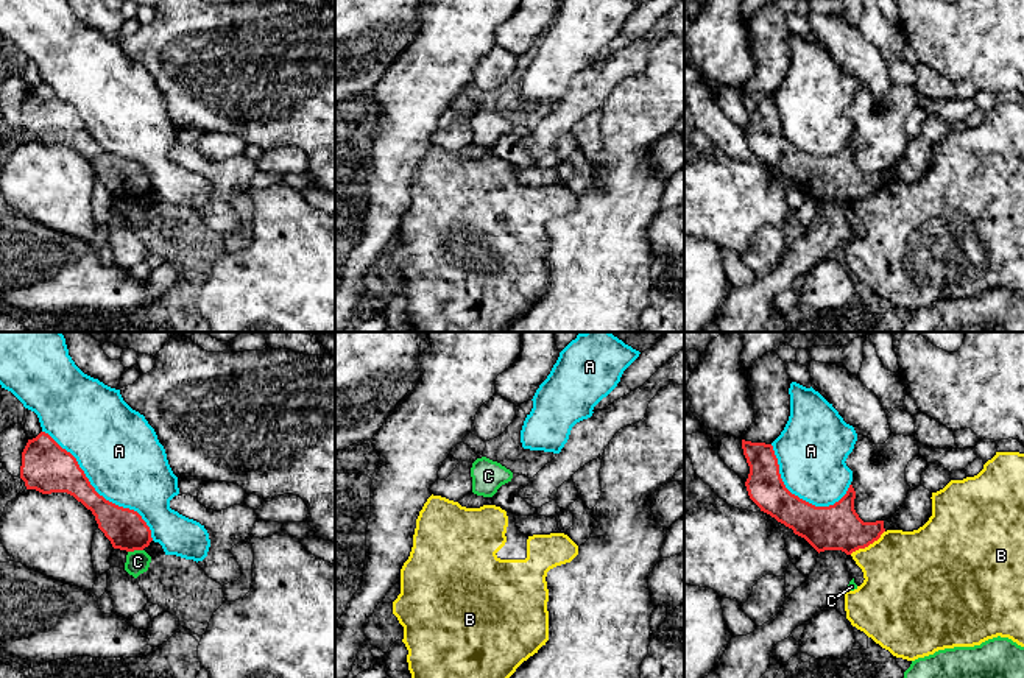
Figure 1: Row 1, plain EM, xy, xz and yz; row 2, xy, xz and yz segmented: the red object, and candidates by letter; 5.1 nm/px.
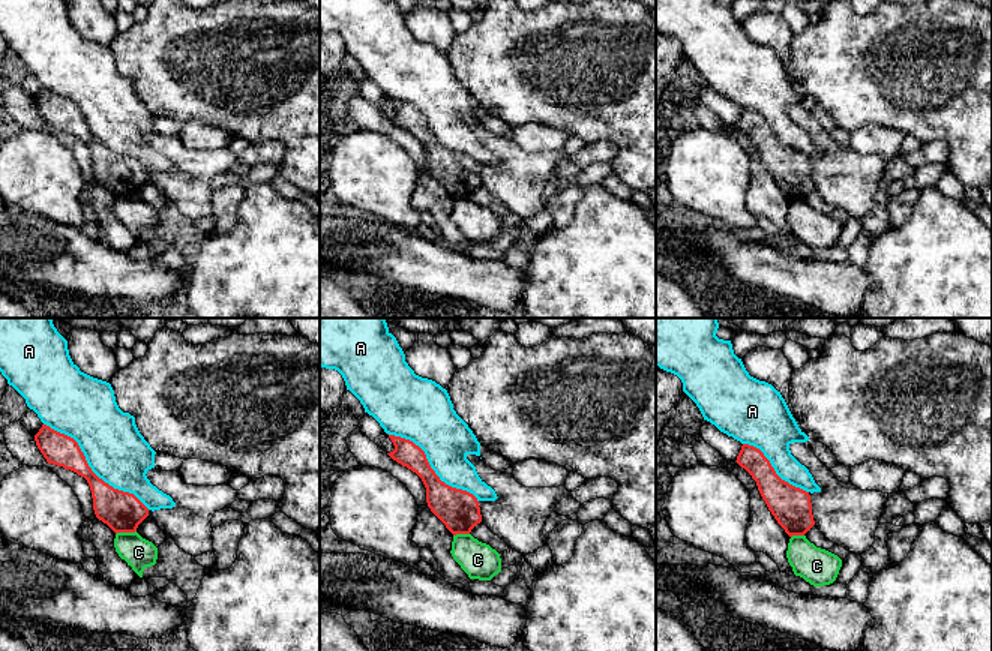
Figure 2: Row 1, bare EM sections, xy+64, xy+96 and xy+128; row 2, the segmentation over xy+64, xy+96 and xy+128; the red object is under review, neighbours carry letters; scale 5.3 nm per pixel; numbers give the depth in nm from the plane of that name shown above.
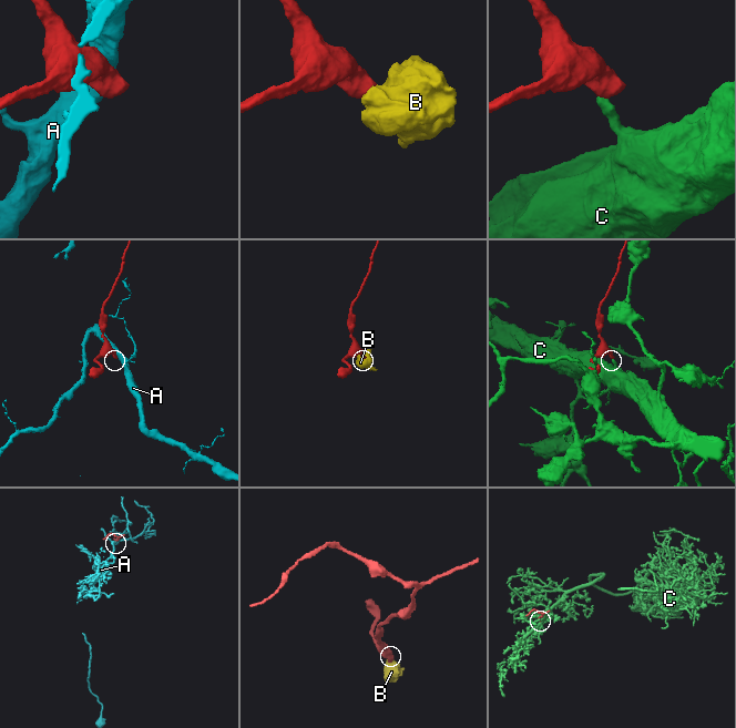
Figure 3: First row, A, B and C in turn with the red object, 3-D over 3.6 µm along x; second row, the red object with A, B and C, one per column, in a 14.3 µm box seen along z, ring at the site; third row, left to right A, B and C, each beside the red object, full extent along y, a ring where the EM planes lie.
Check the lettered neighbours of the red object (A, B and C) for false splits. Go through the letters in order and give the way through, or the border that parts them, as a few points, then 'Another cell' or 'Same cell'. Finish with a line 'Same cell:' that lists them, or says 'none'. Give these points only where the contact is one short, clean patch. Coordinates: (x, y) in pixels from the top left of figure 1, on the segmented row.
A: Another cell
B: Boundary: yz (884, 530), (876, 540), (850, 554). Another cell
C: Boundary: xy (142, 549), (128, 552). Another cell
Same cell: none

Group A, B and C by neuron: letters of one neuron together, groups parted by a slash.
A / B / C

